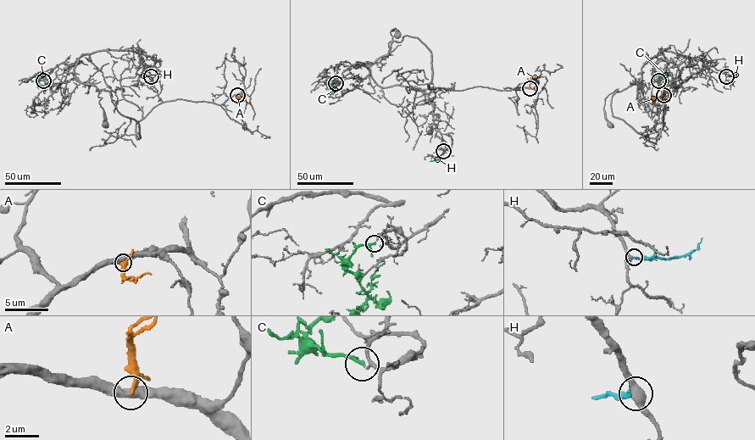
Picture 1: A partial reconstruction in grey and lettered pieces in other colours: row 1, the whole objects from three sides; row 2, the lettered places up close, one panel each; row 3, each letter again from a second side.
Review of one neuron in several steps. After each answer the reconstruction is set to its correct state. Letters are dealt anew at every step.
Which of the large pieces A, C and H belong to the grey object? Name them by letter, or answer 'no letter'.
H

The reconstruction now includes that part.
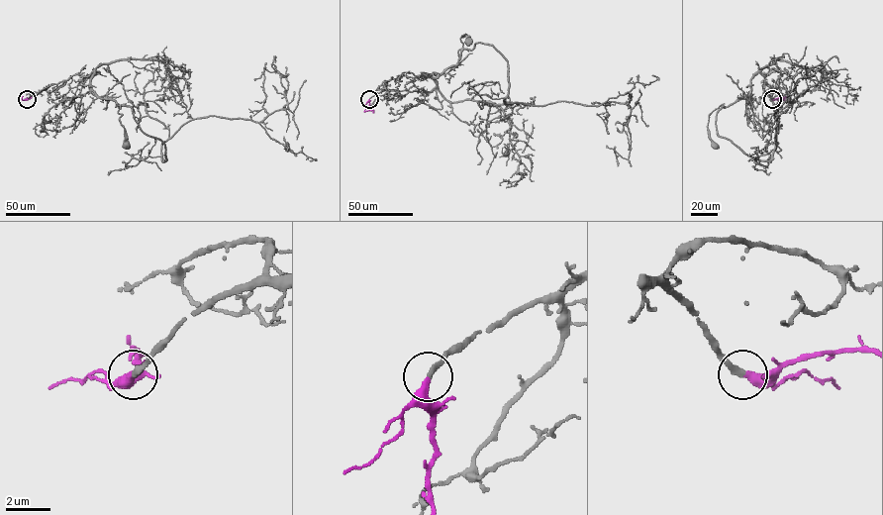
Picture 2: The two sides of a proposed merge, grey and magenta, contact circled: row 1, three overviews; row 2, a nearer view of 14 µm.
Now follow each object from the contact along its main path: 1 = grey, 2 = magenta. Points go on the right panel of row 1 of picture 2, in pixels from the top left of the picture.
1: (772, 99), (762, 88), (765, 74), (756, 74), (745, 98), (720, 106), (709, 115), (708, 137), (716, 146)
2: (772, 99), (784, 100), (782, 96)

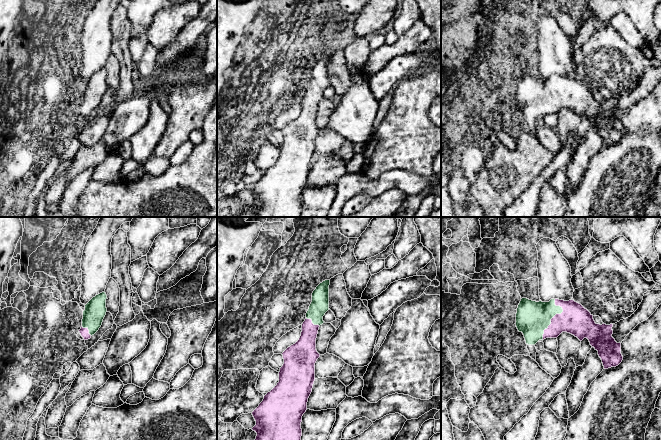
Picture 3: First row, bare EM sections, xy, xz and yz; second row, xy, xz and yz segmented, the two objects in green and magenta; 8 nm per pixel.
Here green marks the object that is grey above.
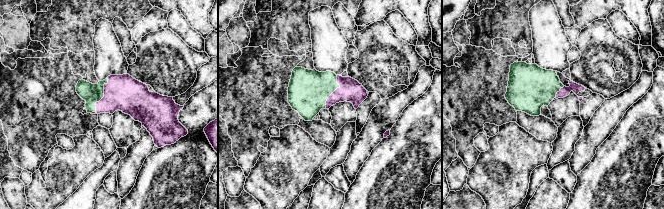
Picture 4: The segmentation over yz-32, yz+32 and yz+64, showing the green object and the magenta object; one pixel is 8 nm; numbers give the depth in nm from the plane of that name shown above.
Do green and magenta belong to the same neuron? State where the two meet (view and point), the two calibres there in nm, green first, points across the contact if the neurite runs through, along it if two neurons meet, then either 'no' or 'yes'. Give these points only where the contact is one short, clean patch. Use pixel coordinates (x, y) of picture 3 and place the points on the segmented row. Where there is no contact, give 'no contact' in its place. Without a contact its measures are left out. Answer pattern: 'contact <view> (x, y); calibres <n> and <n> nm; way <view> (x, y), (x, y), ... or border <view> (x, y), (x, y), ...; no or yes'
contact yz (553, 316); calibres 280 and 240 nm; way yz (532, 318), (553, 316), (570, 316), (575, 319); yes

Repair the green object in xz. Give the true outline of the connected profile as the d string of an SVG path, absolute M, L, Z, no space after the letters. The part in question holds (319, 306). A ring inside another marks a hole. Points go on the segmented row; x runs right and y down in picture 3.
M330 280L320 283L312 293L312 302L302 324L299 340L283 353L284 364L280 368L279 382L268 392L259 406L252 412L257 433L255 440L301 440L302 416L307 410L308 398L315 381L315 363L320 357L316 350L316 338L319 327L324 323L323 316L329 309Z

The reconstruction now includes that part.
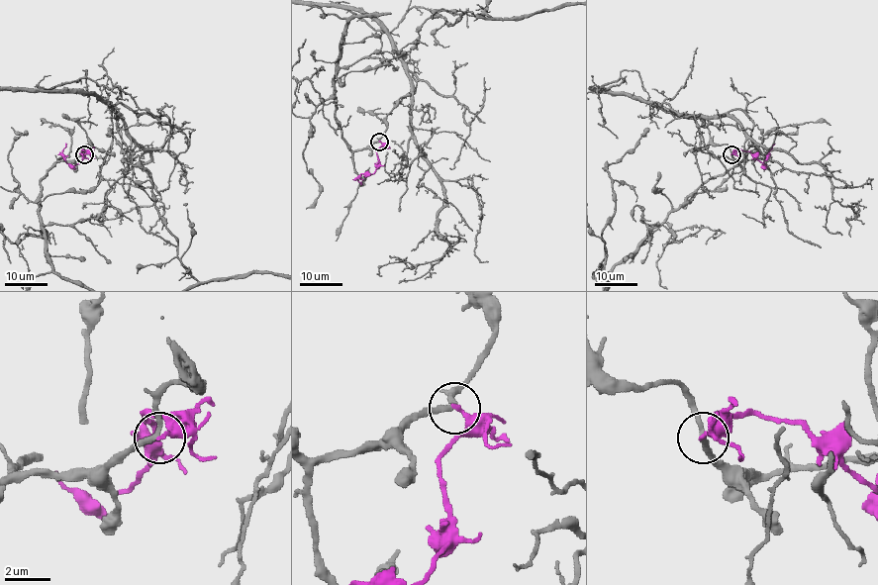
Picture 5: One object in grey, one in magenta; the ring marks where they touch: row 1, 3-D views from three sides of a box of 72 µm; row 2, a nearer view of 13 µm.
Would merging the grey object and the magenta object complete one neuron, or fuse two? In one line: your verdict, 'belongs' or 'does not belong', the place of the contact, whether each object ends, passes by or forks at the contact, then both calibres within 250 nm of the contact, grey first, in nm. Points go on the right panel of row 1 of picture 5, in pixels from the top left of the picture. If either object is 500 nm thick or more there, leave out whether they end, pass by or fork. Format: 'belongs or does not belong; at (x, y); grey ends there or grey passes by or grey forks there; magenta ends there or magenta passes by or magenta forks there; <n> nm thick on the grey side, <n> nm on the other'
does not belong; at (731, 154); grey passes by; magenta ends there; 200 nm thick on the grey side, 220 nm on the other

